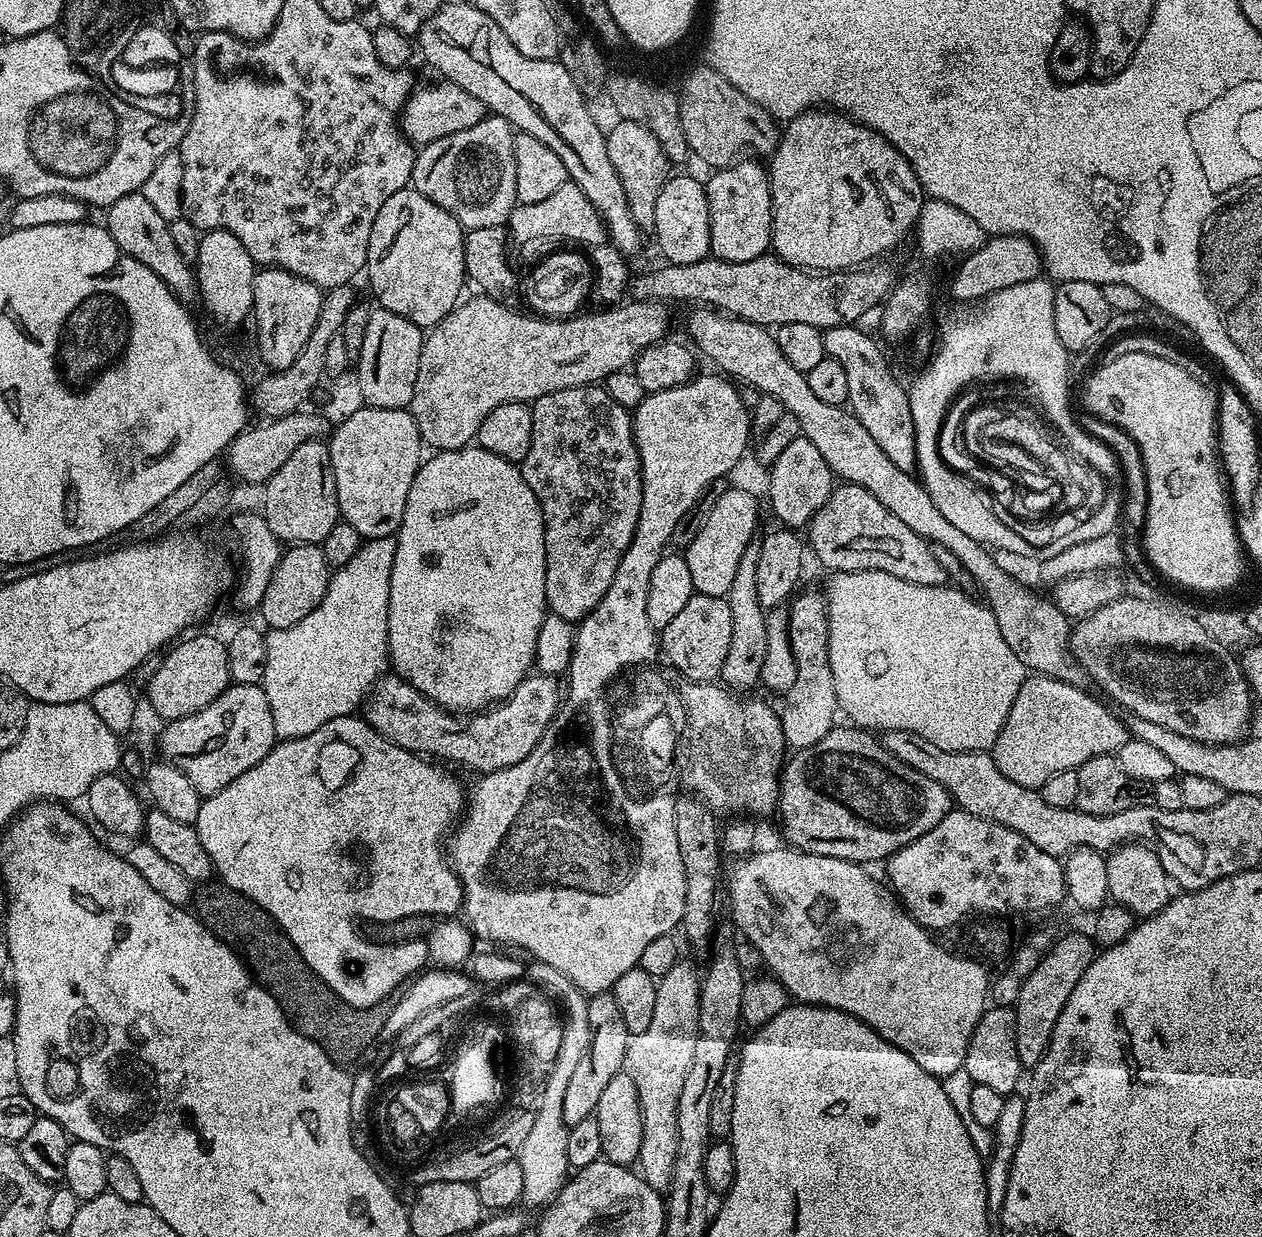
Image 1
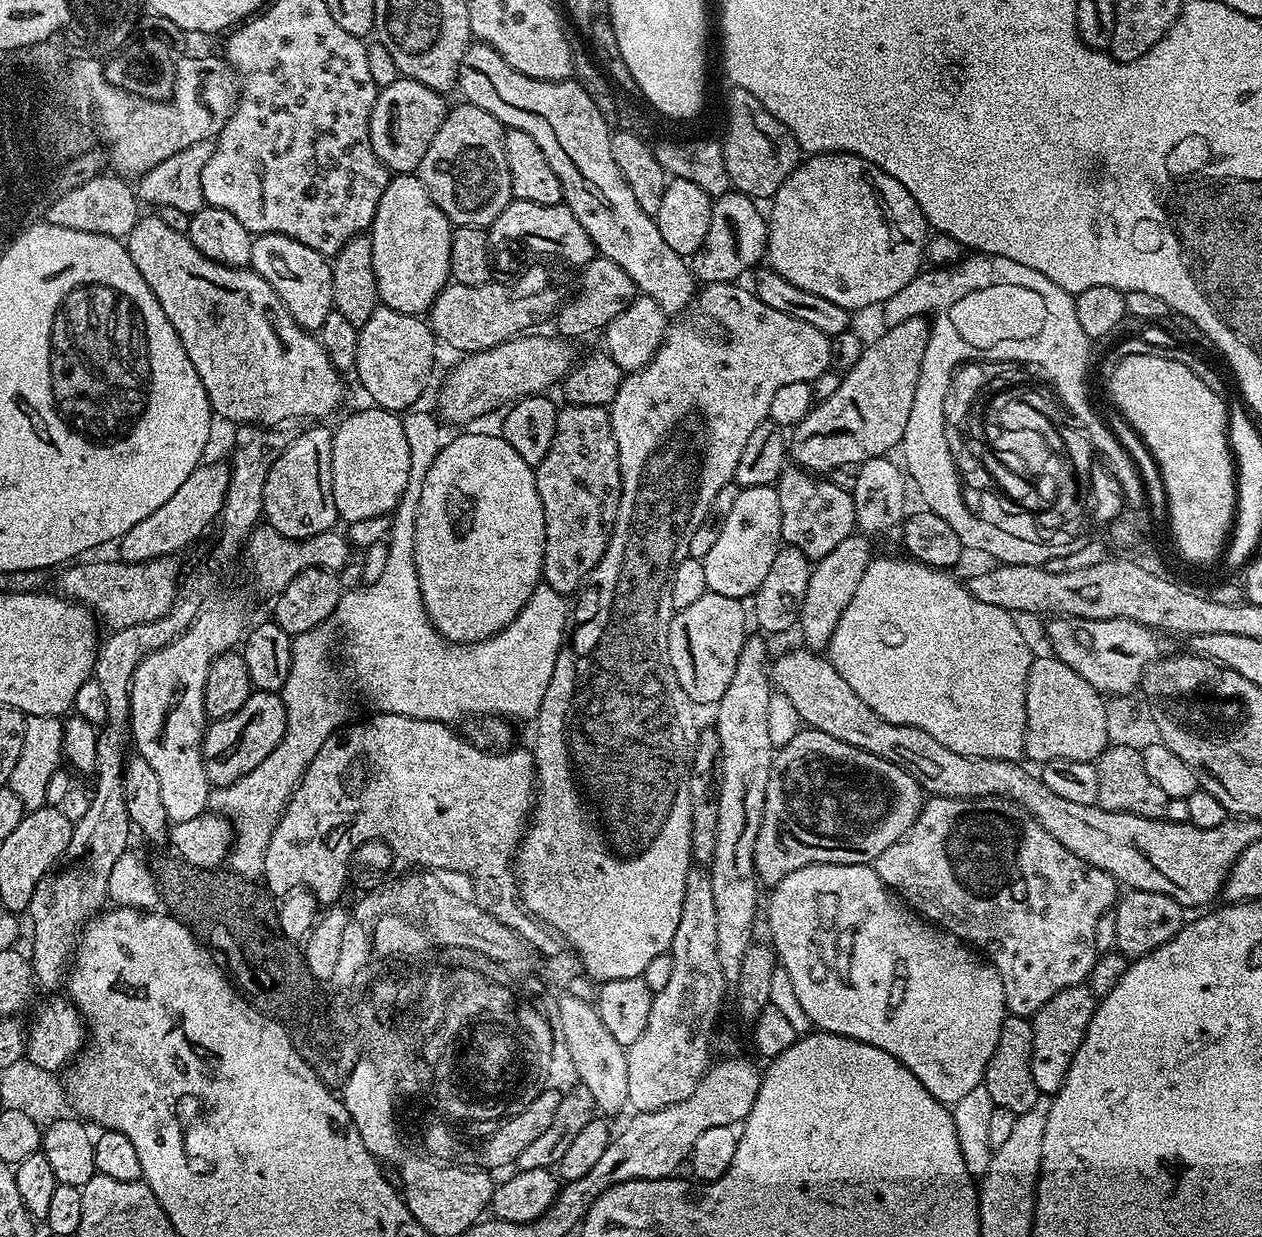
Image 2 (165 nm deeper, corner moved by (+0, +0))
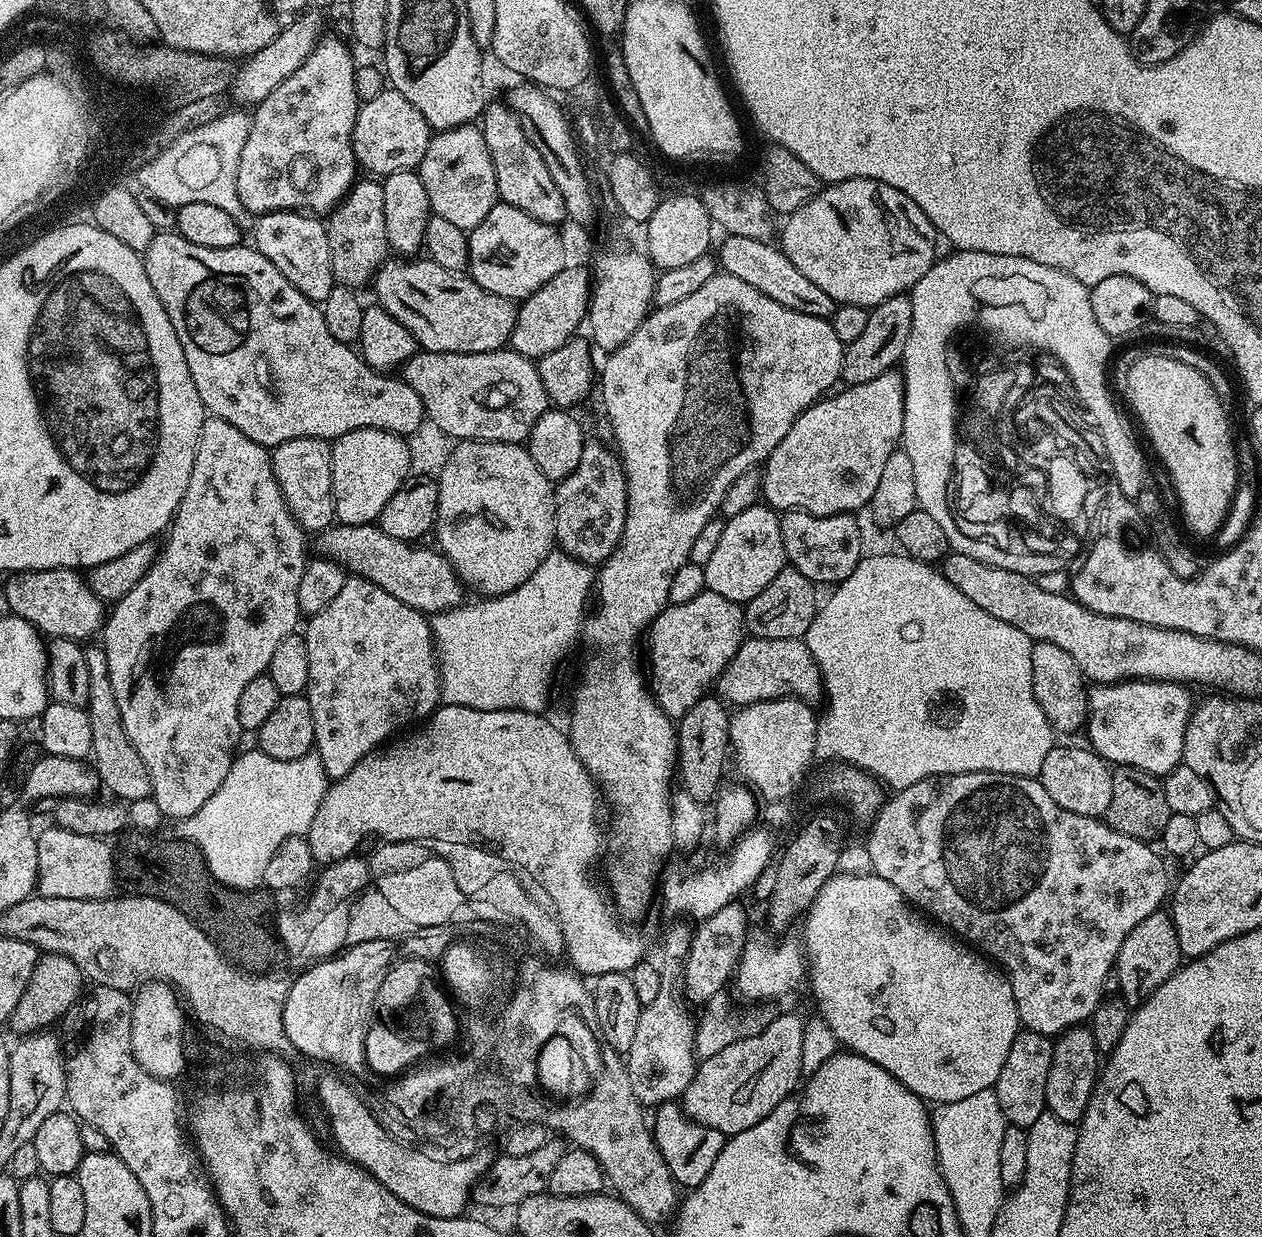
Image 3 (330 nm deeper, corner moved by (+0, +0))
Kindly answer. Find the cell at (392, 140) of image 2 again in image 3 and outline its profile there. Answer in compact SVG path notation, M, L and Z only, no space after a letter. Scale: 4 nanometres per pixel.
M394 90L378 94L378 98L363 101L360 112L354 122L352 145L357 165L365 173L376 178L383 178L392 172L407 172L419 169L426 154L426 146L432 141L434 132L429 128L426 118Z

